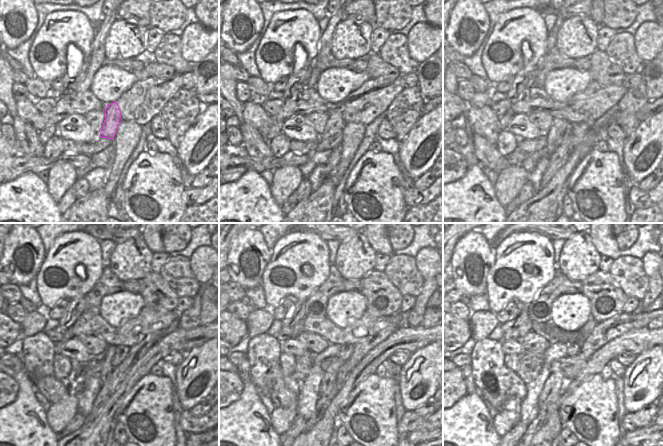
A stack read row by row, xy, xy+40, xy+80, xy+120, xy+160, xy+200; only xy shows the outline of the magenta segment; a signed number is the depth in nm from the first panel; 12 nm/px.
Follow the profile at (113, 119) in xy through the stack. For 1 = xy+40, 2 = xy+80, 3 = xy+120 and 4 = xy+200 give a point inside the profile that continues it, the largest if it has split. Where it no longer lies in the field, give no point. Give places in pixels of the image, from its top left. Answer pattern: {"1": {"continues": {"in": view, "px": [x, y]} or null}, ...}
{"1": {"continues": {"in": "xy+40", "px": [335, 123]}}, "2": {"continues": {"in": "xy+80", "px": [558, 125]}}, "3": {"continues": {"in": "xy+120", "px": [107, 368]}}, "4": {"continues": {"in": "xy+200", "px": [549, 399]}}}

